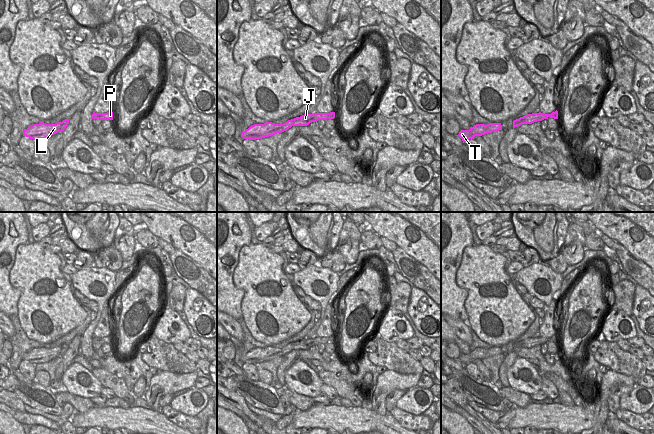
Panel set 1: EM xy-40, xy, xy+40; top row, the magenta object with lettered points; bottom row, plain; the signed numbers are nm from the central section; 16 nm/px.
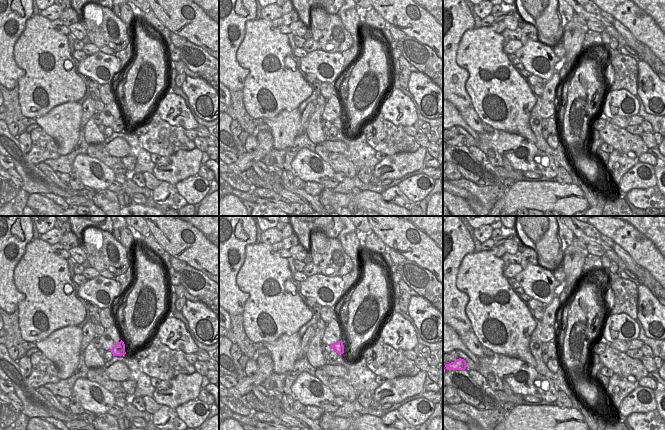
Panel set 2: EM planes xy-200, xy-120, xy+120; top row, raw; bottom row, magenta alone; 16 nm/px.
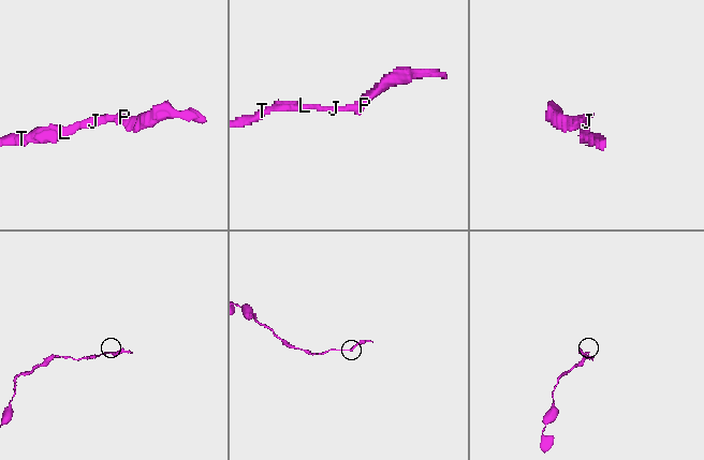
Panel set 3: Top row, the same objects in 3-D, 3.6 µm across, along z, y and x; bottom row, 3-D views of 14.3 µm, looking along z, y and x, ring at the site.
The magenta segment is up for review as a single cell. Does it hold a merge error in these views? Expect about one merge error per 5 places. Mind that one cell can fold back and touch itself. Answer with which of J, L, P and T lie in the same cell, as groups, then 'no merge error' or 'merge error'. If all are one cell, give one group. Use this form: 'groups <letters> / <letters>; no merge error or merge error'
groups J L P T; no merge error

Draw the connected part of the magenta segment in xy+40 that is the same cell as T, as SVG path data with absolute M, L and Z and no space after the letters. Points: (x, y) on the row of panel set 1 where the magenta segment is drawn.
M501 123L476 124L469 130L461 130L458 135L466 143L469 139L474 139L475 136L482 136L499 130L502 130Z

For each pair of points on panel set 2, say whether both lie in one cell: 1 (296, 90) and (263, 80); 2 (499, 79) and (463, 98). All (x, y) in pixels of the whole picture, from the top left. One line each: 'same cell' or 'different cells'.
1: same cell
2: different cells

